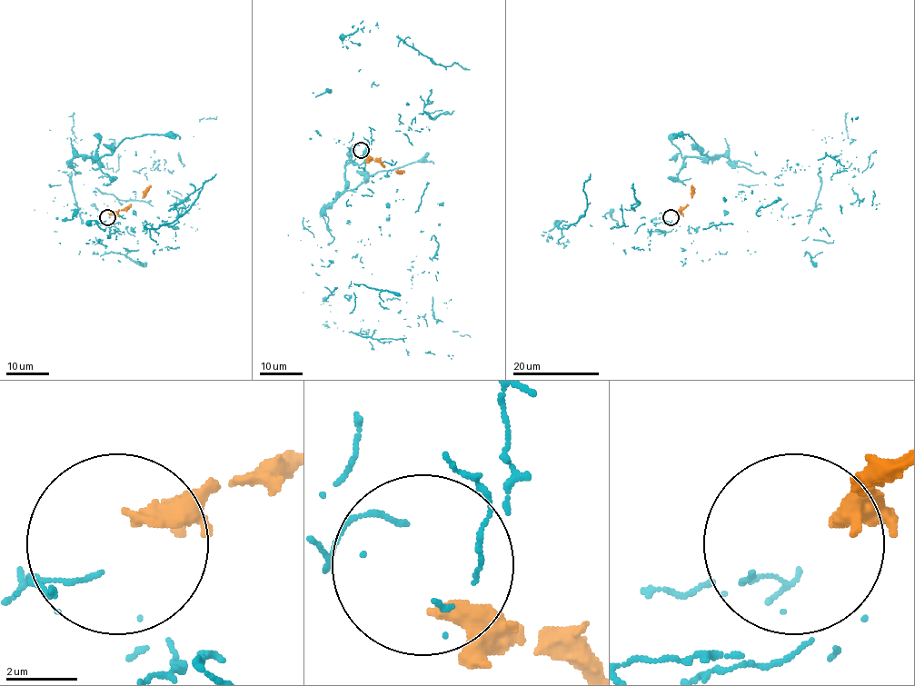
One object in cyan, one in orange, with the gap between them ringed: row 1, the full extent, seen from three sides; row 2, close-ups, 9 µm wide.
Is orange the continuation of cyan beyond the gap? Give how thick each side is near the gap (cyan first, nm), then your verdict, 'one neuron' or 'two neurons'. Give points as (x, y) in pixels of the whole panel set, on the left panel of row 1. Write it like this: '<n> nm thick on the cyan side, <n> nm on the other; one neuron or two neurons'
130 nm thick on the cyan side, 440 nm on the other; two neurons

